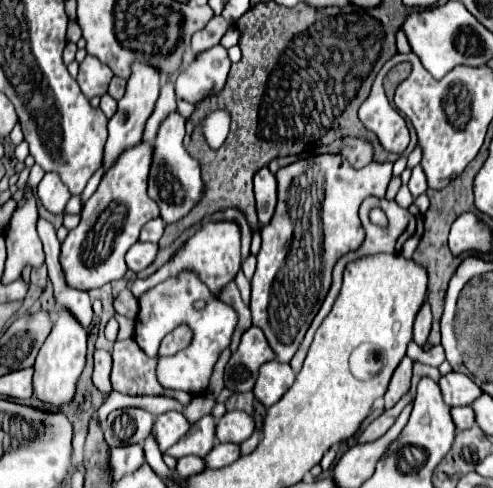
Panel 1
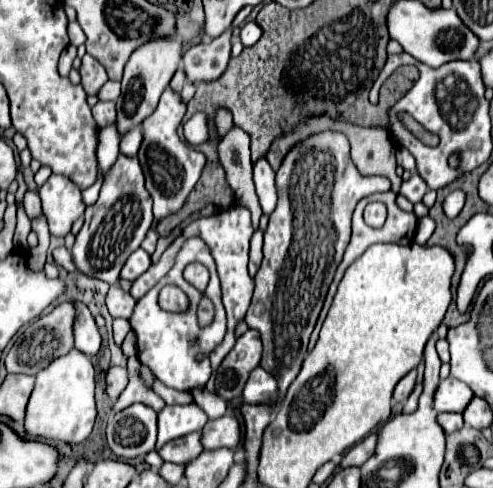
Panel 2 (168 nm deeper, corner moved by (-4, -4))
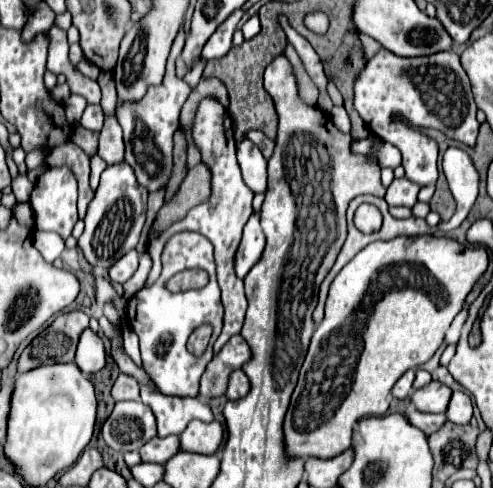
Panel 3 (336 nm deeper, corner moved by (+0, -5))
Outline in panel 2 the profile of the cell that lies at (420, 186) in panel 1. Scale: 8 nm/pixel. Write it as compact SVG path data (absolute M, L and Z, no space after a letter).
M412 174L412 178L408 182L402 182L402 188L400 188L400 194L406 196L410 202L420 202L422 196L428 192L428 186L426 182L420 178L420 174Z

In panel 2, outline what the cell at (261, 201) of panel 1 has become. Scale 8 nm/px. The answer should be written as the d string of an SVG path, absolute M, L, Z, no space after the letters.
M266 158L254 164L254 184L256 184L256 194L260 198L262 212L270 216L276 208L276 186L274 186L274 170L266 162Z

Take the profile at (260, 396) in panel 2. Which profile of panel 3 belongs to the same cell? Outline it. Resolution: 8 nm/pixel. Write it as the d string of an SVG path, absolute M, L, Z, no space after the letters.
M236 369L236 371L232 371L232 373L230 373L230 379L228 379L228 389L226 389L226 397L228 397L230 401L240 399L240 397L244 397L244 395L246 395L248 387L250 387L248 377L246 377L240 369Z

